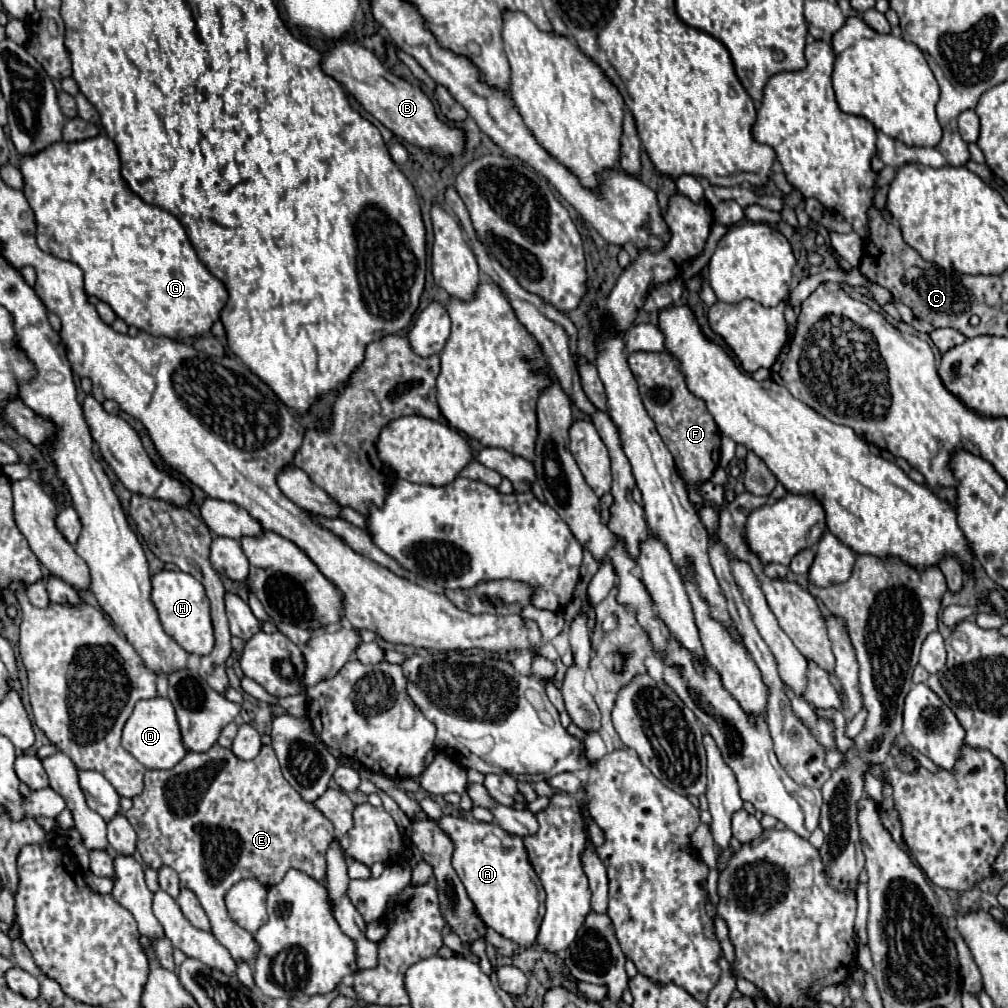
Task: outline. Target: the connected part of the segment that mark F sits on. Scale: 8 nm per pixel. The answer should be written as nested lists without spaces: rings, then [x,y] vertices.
[[[636,351],[628,357],[628,363],[638,379],[642,403],[648,415],[654,419],[656,429],[662,441],[666,443],[668,451],[674,455],[676,469],[688,487],[692,503],[704,501],[696,491],[696,487],[712,477],[720,461],[720,431],[712,415],[706,411],[706,405],[702,403],[702,399],[690,395],[676,359],[670,357],[668,353]]]

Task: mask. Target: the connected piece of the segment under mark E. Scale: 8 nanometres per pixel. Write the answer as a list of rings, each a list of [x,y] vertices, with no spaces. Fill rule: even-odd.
[[[216,743],[216,747],[206,753],[186,753],[186,757],[172,769],[146,771],[144,785],[144,791],[132,797],[132,809],[126,811],[126,817],[138,835],[136,847],[140,847],[144,863],[152,869],[164,865],[172,867],[180,875],[180,887],[196,893],[210,919],[212,935],[230,951],[232,959],[248,961],[252,965],[258,945],[254,943],[252,933],[228,919],[224,905],[228,889],[242,879],[256,879],[264,887],[278,885],[290,867],[306,873],[314,881],[322,881],[326,875],[324,853],[330,839],[336,837],[334,825],[320,809],[302,801],[286,779],[282,779],[278,759],[270,745],[262,745],[256,759],[244,761]]]

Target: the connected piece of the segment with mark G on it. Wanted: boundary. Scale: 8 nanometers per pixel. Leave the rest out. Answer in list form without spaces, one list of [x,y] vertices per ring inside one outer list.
[[[100,133],[78,143],[54,143],[50,151],[22,159],[20,171],[26,183],[24,195],[34,209],[38,223],[38,247],[58,259],[80,265],[88,295],[106,301],[120,319],[150,335],[178,341],[210,333],[210,327],[220,319],[220,311],[228,301],[224,283],[200,263],[182,223],[174,215],[144,203],[130,191],[120,175],[120,157],[112,139]]]

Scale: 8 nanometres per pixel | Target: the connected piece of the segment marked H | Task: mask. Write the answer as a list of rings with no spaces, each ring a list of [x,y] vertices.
[[[158,571],[152,577],[152,603],[160,615],[160,623],[164,631],[174,637],[188,653],[192,655],[208,655],[214,647],[214,631],[210,621],[210,603],[206,599],[204,587],[198,579],[184,571]]]

